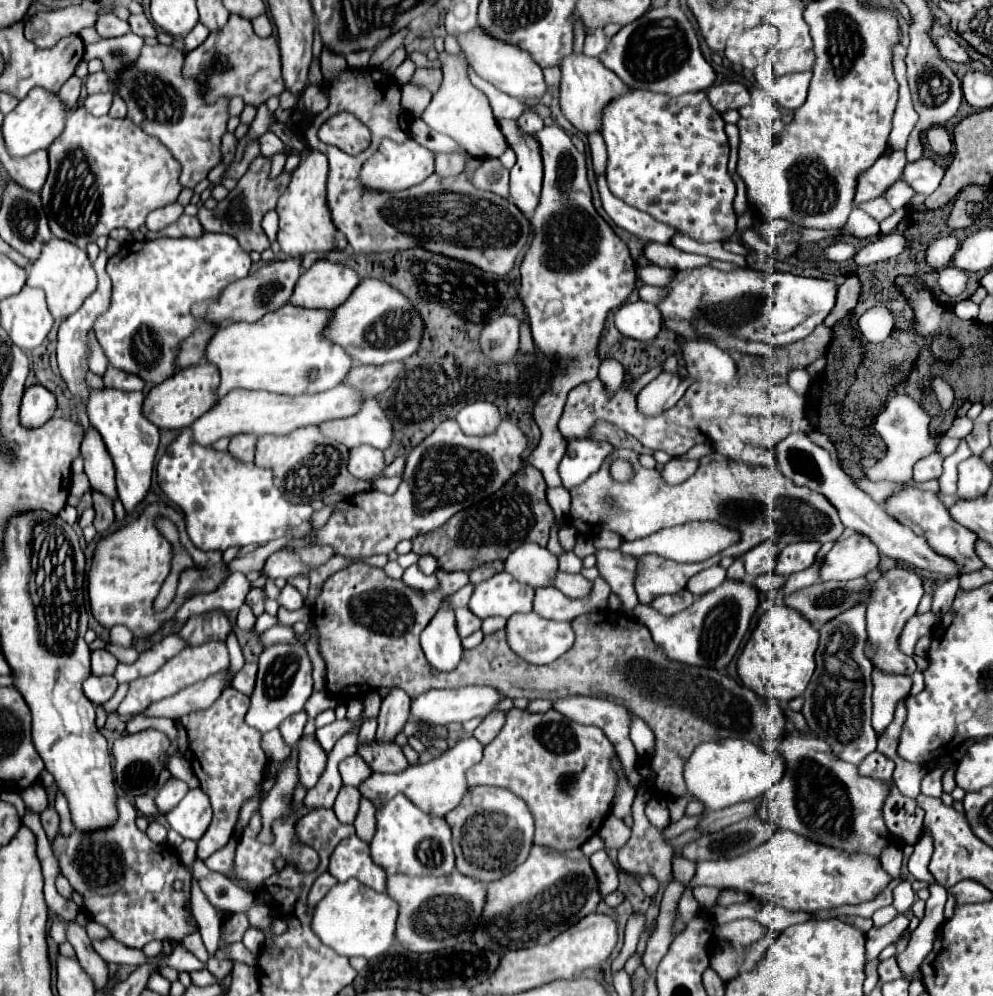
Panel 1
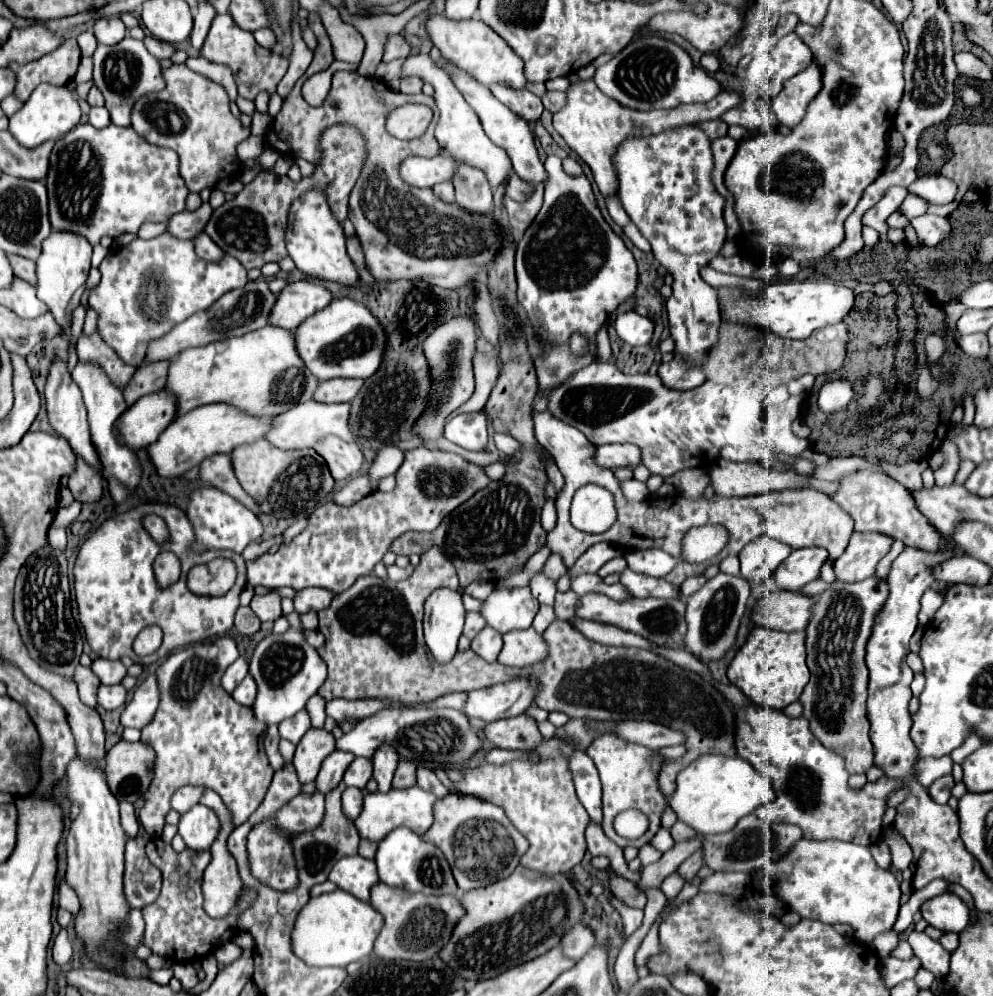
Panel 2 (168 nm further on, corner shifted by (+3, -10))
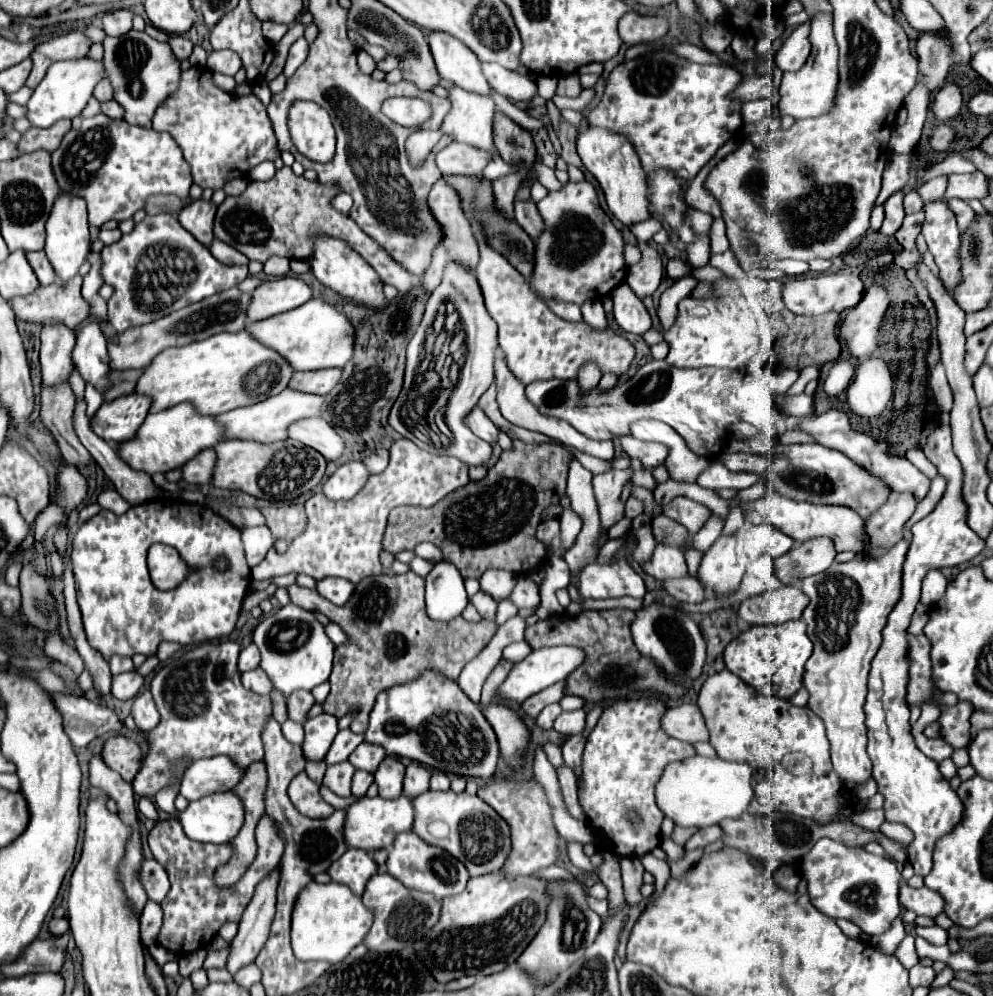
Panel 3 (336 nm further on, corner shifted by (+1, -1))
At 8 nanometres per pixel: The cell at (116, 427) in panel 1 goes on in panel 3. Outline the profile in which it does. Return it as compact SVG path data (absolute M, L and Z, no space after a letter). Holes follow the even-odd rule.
M86 322L80 328L72 350L72 360L86 382L92 382L98 392L106 390L106 374L110 370L106 366L106 338L96 322Z

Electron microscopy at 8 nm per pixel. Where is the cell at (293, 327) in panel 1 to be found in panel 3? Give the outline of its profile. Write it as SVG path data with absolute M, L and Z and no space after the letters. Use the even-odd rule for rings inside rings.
M242 330L238 334L214 334L214 338L202 342L164 350L144 368L134 392L152 400L150 412L190 402L198 414L216 416L282 392L288 388L290 374L292 370L282 356L274 354L274 350L266 350L260 342L250 340Z

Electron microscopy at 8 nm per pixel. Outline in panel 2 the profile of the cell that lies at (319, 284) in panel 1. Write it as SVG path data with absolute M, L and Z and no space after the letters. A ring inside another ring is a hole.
M316 279L294 281L280 291L280 299L272 309L272 325L294 331L310 315L328 307L332 299L332 291L318 285Z

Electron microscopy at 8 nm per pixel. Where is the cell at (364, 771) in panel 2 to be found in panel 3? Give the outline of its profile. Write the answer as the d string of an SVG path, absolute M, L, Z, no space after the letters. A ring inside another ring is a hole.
M362 742L352 754L350 754L350 762L358 768L358 770L366 770L366 772L374 772L378 768L378 764L384 760L386 750L382 746L370 744L370 742Z

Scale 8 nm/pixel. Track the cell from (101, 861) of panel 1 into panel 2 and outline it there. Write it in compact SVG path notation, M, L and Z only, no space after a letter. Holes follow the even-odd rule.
M161 837L151 838L147 843L146 855L152 865L156 865L162 871L162 891L158 899L152 905L142 907L142 917L146 921L142 943L152 949L152 953L166 957L168 961L178 963L190 963L206 953L210 953L214 947L230 941L238 927L236 927L236 911L228 919L212 919L206 915L202 903L202 873L208 865L208 851L192 851L186 849L182 853L176 853L172 846L166 844ZM158 841L158 847L157 842ZM160 849L160 853L158 853ZM164 856L164 859L162 857Z

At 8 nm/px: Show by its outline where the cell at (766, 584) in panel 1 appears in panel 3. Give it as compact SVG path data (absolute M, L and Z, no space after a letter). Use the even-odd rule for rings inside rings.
M780 586L746 598L738 608L738 616L748 624L782 624L798 620L808 602L798 586Z

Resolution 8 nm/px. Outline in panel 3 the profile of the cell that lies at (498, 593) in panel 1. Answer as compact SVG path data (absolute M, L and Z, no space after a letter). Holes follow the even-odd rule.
M518 578L510 598L518 608L532 608L534 610L540 604L538 586L536 586L536 582L532 578Z

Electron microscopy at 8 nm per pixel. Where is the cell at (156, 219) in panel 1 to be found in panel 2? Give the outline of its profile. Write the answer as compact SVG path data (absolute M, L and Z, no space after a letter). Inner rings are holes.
M204 203L196 211L176 213L172 215L172 219L168 219L166 231L178 239L194 239L204 229L204 223L208 223L210 215L212 215L212 207L208 203Z

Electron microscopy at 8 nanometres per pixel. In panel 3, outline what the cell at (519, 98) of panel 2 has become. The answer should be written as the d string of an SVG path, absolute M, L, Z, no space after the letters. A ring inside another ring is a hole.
M482 62L482 72L496 92L500 92L502 96L506 96L514 102L518 102L518 100L528 102L536 96L536 84L528 76L510 72L504 66L498 66L492 62Z

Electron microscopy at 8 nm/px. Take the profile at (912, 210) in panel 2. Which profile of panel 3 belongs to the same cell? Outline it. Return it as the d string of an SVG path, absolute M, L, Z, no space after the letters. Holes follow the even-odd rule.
M936 176L932 180L928 180L924 186L918 188L918 194L922 194L924 202L932 202L932 200L940 200L946 192L948 186L948 176Z

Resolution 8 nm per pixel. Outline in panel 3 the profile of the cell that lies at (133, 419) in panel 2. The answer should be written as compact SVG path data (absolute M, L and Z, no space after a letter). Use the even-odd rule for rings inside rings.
M128 394L112 402L104 402L90 420L90 428L106 442L126 442L134 438L138 426L148 416L148 408L150 398L140 394Z

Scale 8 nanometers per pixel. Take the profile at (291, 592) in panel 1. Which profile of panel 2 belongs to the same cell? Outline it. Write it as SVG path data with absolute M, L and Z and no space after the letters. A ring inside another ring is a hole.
M308 587L302 591L296 591L294 597L294 611L296 613L308 613L308 611L320 611L324 607L328 607L328 603L332 601L332 591L324 591L324 589L316 589L316 587Z

